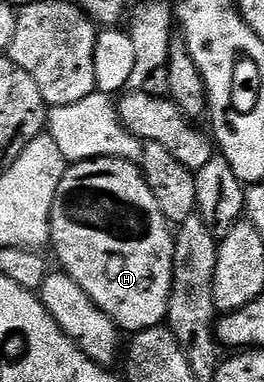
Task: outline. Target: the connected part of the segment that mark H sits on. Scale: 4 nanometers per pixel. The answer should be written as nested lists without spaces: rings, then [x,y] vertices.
[[[99,157],[97,160],[79,161],[66,167],[63,182],[59,182],[59,190],[55,194],[55,202],[51,206],[49,219],[49,239],[52,251],[57,251],[57,260],[65,275],[70,276],[78,286],[85,291],[103,310],[122,333],[132,334],[142,332],[148,328],[155,328],[166,323],[169,314],[169,295],[173,285],[173,237],[174,229],[169,220],[159,210],[159,202],[155,202],[155,194],[151,194],[151,186],[147,186],[145,177],[142,176],[140,167],[128,160],[118,160],[115,157]]]

